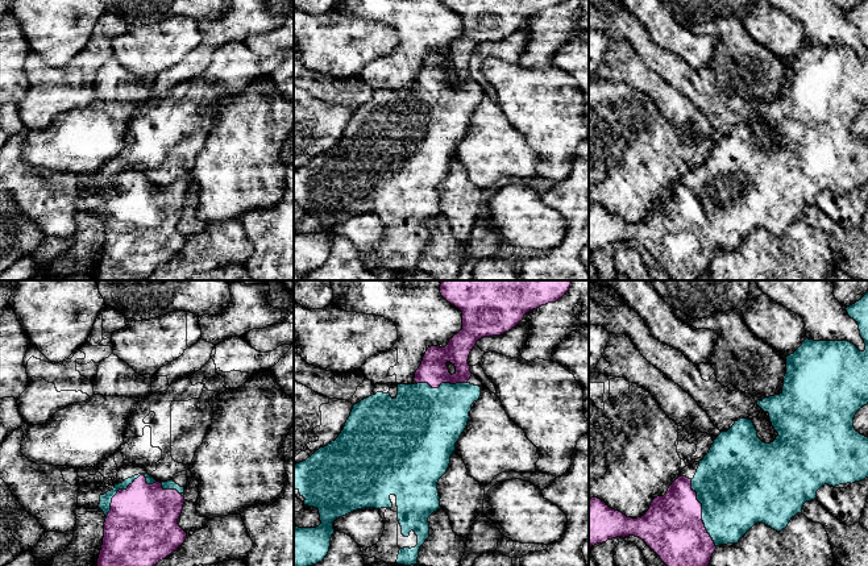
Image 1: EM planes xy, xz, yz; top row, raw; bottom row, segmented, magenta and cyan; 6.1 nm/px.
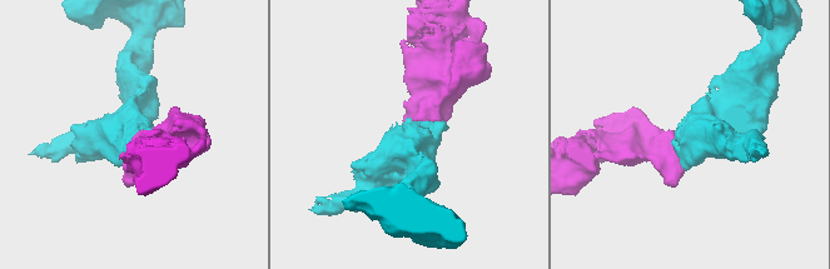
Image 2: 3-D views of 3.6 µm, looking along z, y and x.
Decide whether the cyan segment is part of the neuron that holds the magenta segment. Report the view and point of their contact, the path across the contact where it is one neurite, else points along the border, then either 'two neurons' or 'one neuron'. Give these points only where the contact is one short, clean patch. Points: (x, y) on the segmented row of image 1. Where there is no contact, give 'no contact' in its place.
contact xy (124, 490); one neuron

